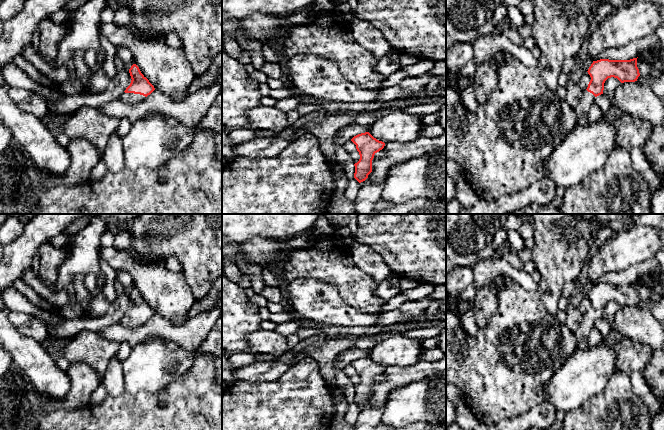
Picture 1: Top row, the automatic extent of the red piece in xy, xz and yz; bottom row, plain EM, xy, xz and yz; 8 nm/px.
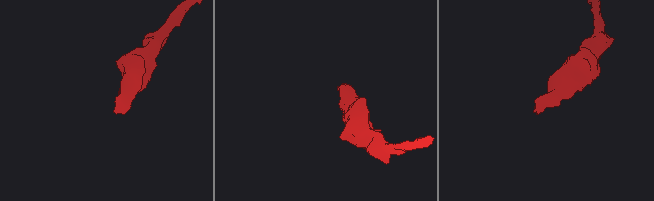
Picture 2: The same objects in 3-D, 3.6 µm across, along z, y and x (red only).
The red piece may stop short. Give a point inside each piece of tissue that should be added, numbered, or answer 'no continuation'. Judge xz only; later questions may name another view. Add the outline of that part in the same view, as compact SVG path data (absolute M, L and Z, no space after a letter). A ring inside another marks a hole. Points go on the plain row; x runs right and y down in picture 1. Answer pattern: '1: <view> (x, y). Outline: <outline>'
no continuation

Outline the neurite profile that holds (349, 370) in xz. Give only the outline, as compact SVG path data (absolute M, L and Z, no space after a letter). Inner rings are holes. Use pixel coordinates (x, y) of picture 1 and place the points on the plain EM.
M349 364L343 369L343 371L353 382L354 387L357 387L360 383L360 379L356 373L356 369L351 364Z

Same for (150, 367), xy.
M160 337L140 342L132 347L130 355L122 362L125 391L131 395L136 395L141 391L158 394L171 381L188 372L193 365L194 358L195 355L186 352L181 347L174 352L168 350L164 345L164 340Z

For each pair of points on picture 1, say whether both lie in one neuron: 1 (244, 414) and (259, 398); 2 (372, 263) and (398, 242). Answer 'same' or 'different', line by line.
1: same
2: different

